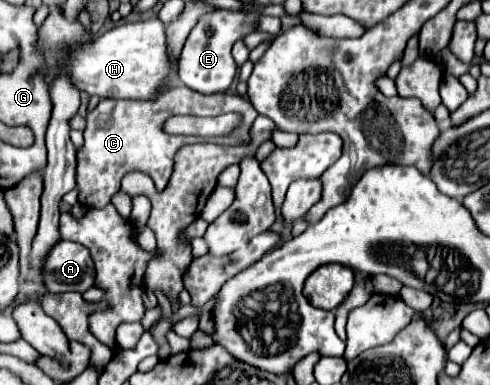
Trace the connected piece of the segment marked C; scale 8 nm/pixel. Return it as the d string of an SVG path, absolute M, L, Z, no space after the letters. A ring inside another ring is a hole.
M172 87L162 93L154 101L128 101L128 99L102 99L88 115L86 115L86 129L84 129L84 143L76 151L76 189L78 189L78 203L102 209L110 203L112 195L120 191L120 179L128 171L146 171L158 191L164 191L168 185L172 171L174 171L174 153L188 143L220 143L220 145L238 145L246 143L248 131L258 117L256 109L248 99L240 95L228 93L214 93L202 95L188 87ZM222 113L238 113L242 117L240 125L222 137L184 137L184 135L168 135L162 131L162 123L170 115L200 115L200 117L216 117Z

